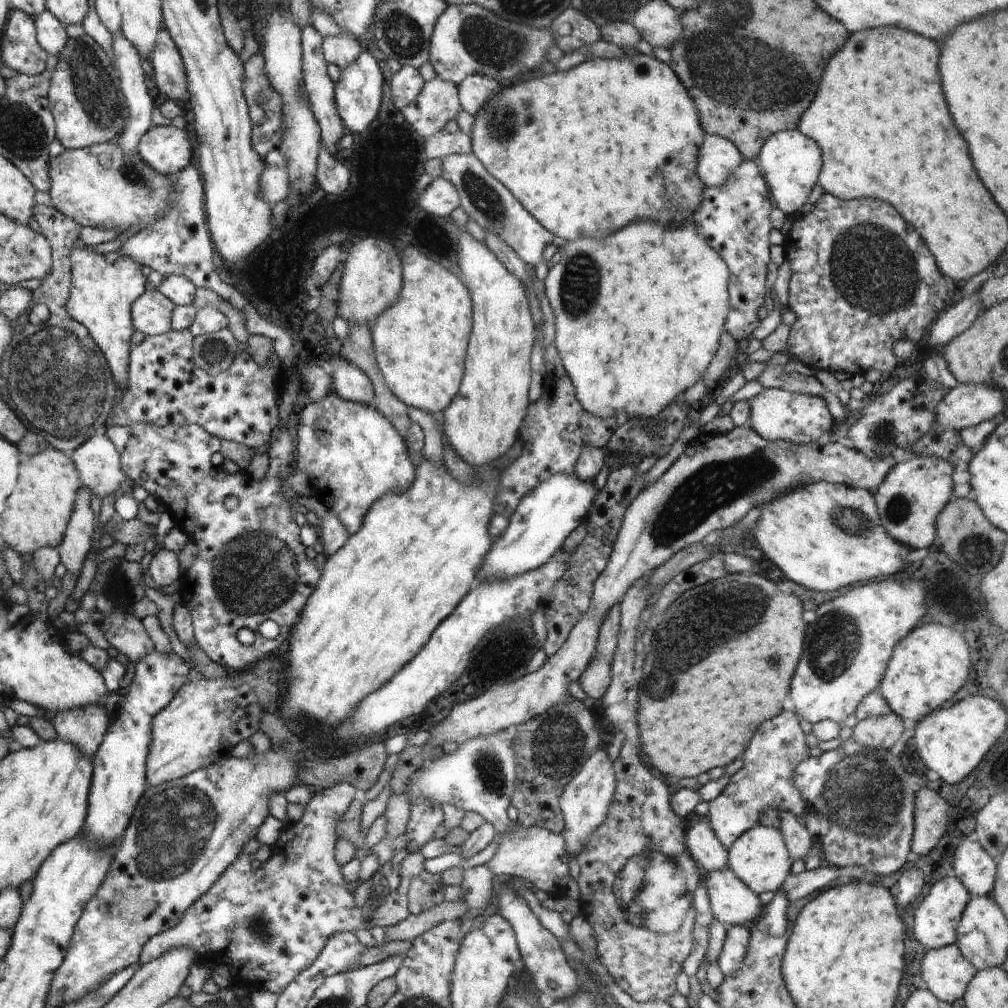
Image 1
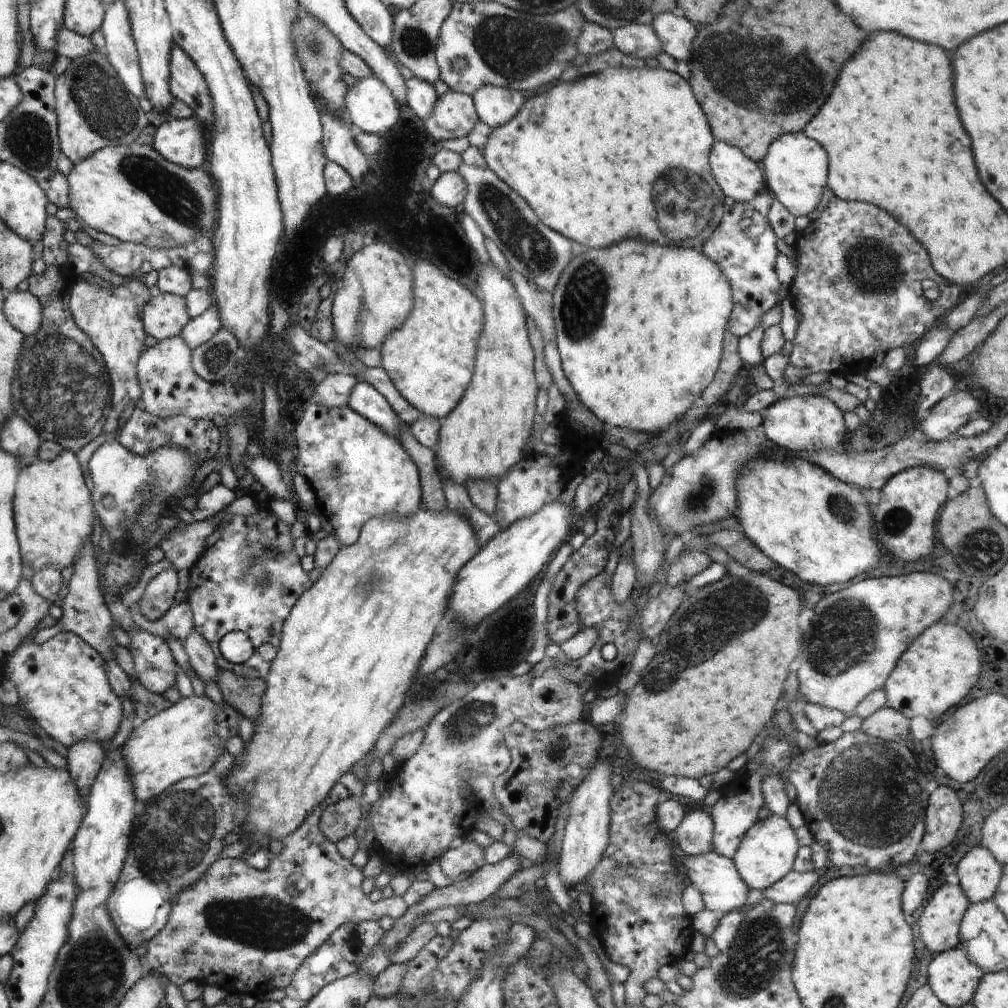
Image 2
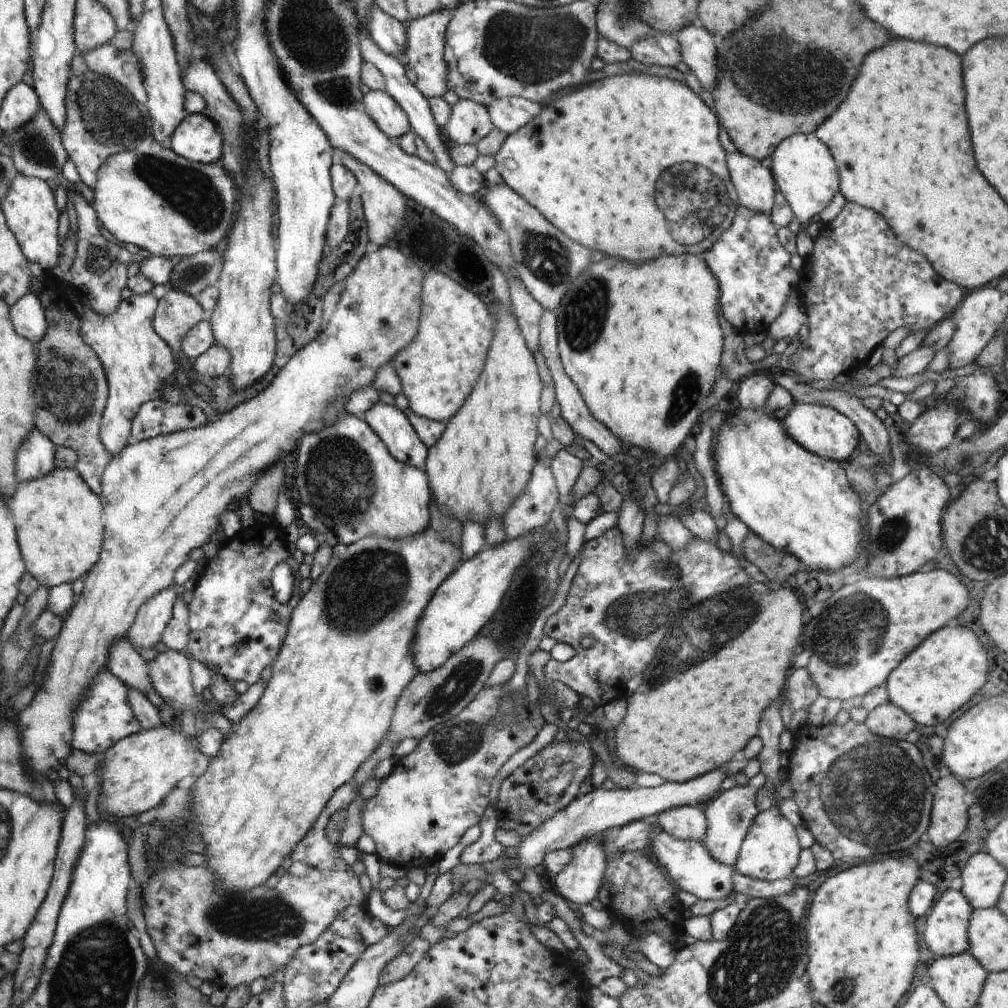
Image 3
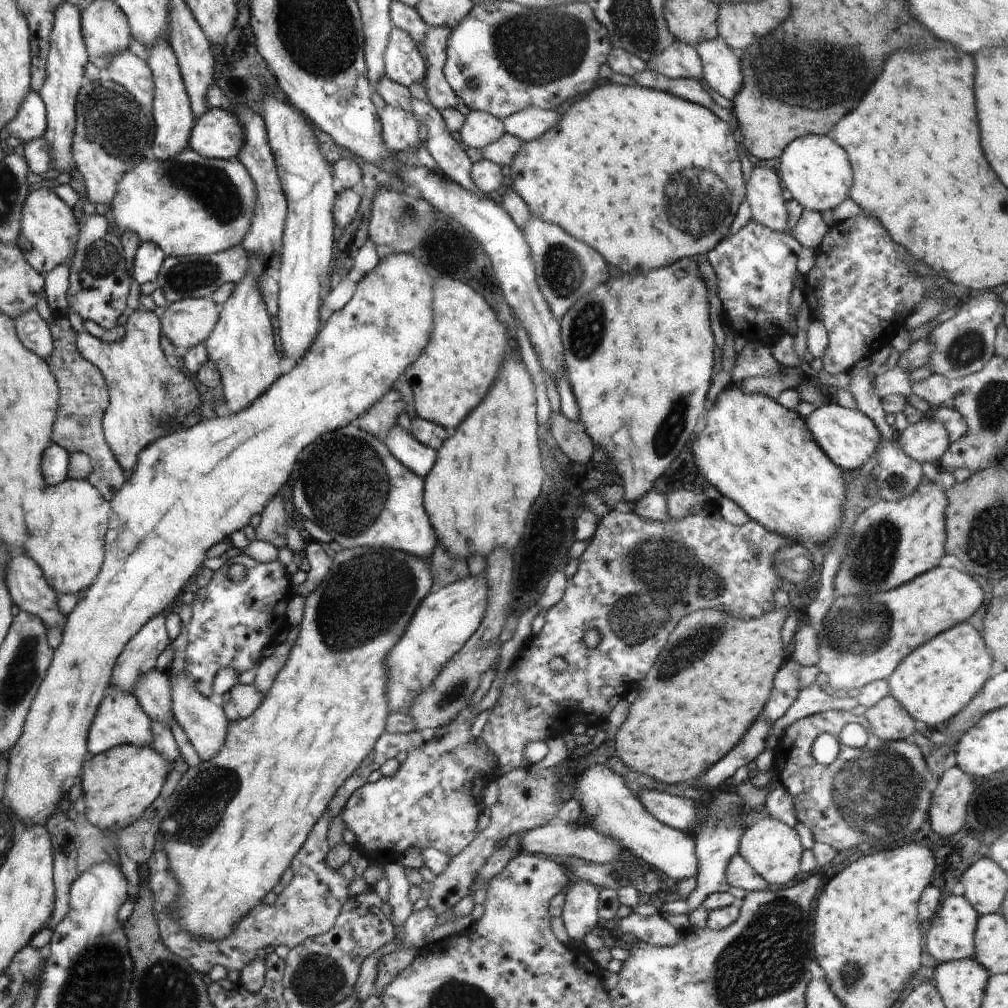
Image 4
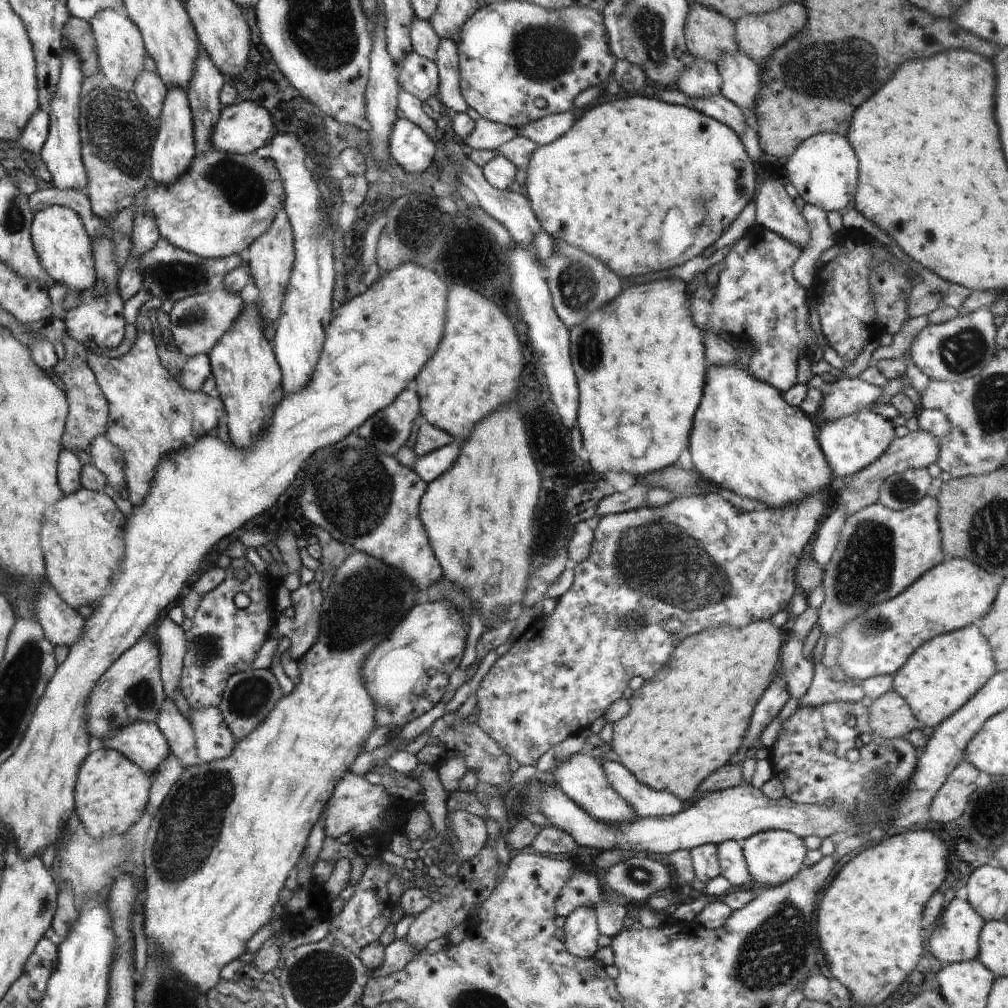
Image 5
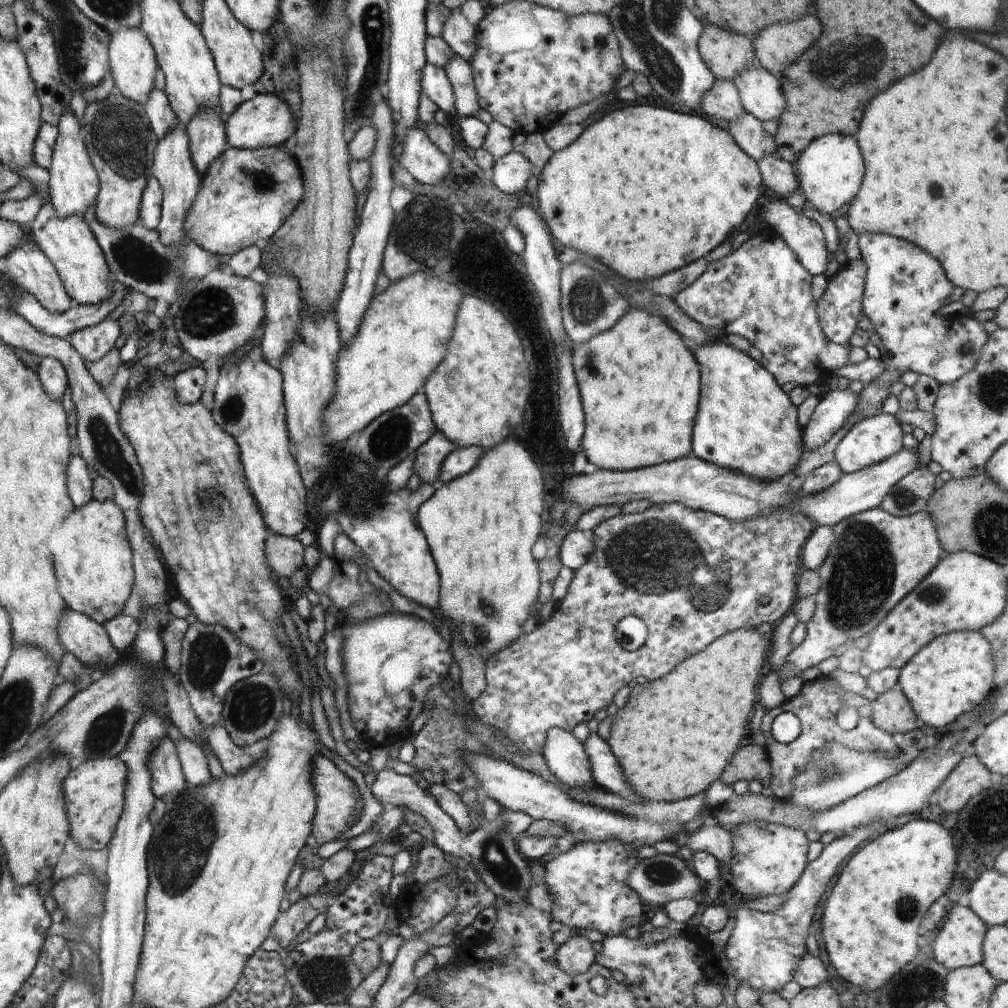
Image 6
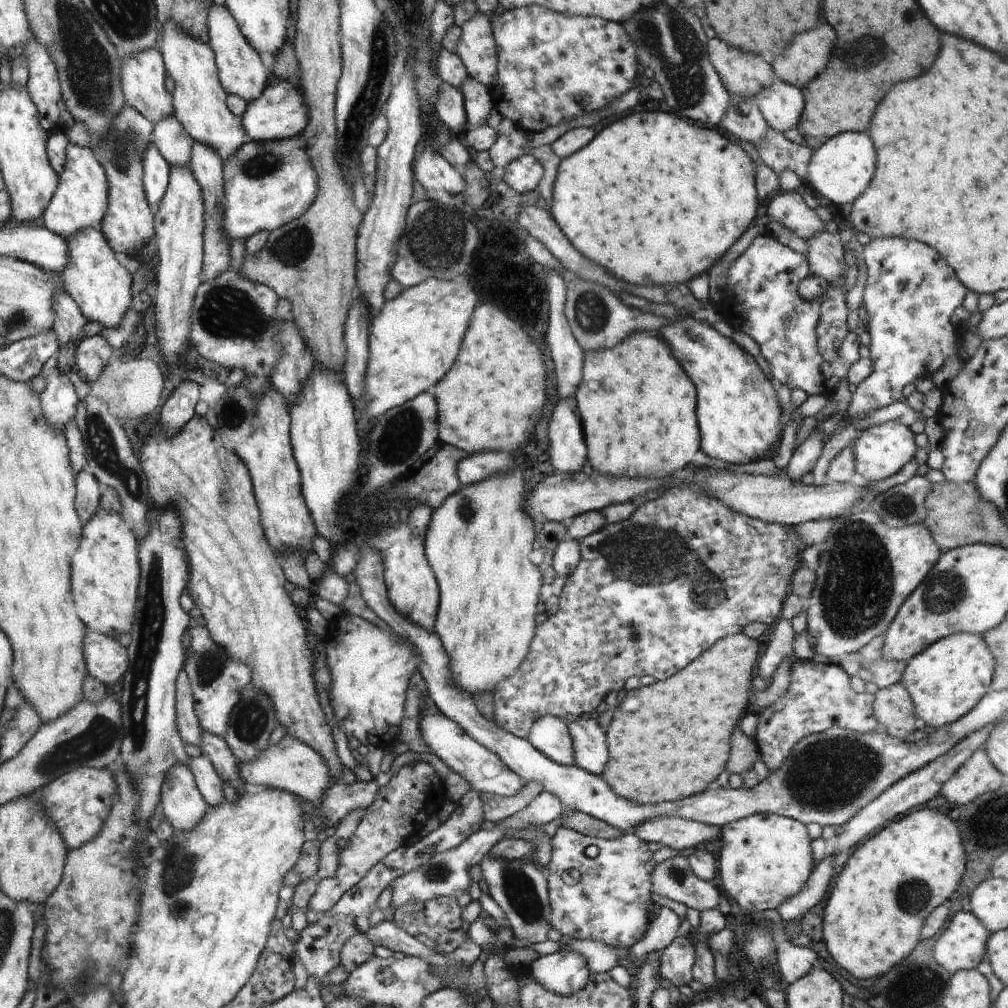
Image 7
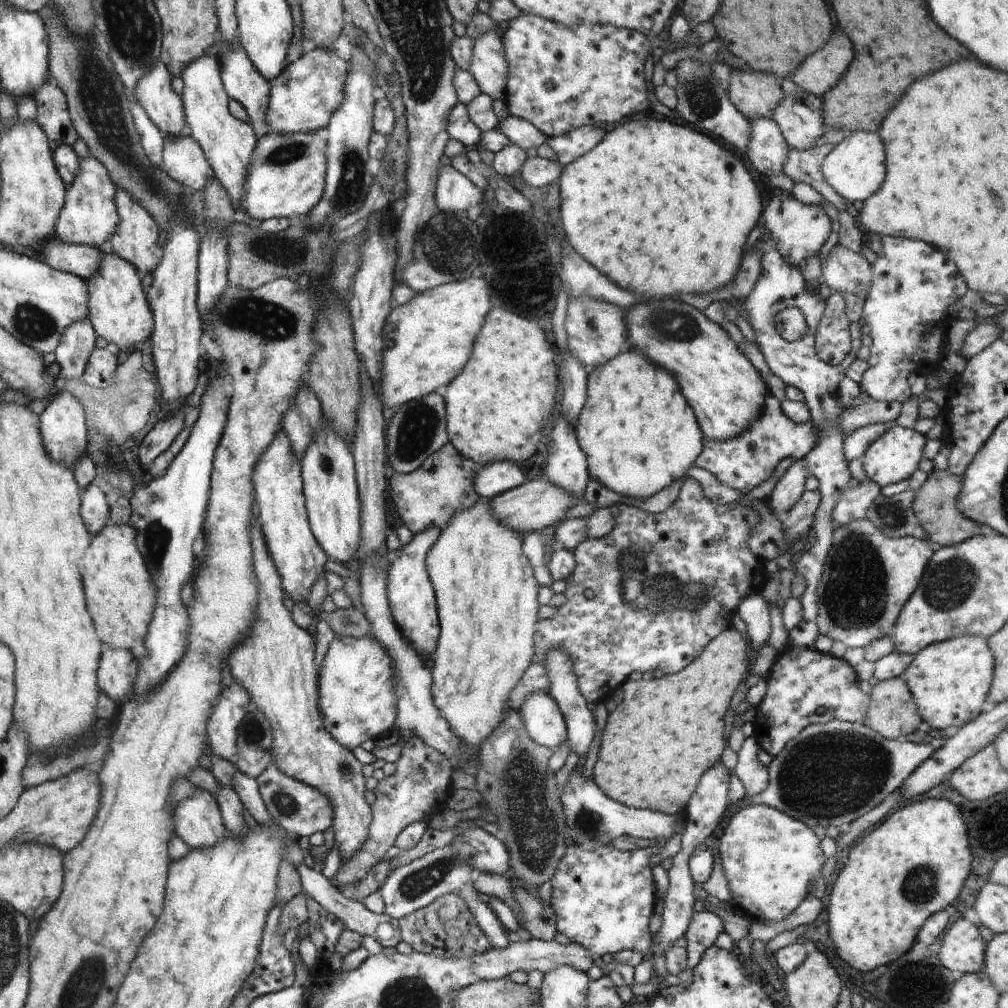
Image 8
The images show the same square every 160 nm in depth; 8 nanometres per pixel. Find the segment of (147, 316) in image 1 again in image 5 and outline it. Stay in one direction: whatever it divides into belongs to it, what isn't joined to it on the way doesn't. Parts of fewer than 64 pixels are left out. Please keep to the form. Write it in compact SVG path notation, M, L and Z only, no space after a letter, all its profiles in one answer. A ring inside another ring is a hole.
M224 286L181 298L174 303L169 314L169 329L172 331L174 342L188 358L208 355L237 324L244 306L245 302L240 298L240 293L232 292Z

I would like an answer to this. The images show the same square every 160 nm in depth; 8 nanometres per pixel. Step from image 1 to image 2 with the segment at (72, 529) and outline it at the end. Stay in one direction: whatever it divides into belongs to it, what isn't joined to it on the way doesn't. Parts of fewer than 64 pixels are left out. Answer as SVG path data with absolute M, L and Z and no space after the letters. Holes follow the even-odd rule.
M88 542L86 546L82 546L78 560L72 564L74 572L68 581L68 593L64 600L62 600L62 611L64 614L55 625L47 623L38 627L34 642L41 644L52 639L59 632L70 632L71 634L78 634L79 638L84 638L84 641L90 643L92 647L95 647L99 654L104 654L104 658L113 660L115 659L114 646L117 645L114 636L112 636L114 620L103 599L103 592L101 591L99 582L97 559L94 554L93 542Z

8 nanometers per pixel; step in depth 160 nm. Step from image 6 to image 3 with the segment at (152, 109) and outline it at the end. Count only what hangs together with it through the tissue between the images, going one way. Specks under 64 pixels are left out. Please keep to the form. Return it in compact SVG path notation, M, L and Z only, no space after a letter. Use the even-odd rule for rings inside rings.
M101 46L99 49L91 50L90 53L86 53L85 55L81 53L81 55L85 58L90 71L115 79L117 83L120 83L126 88L126 90L129 90L131 95L134 96L134 98L136 98L143 106L146 106L147 92L144 86L145 82L141 71L140 61L136 58L134 51L129 51L127 49L124 50L114 46Z

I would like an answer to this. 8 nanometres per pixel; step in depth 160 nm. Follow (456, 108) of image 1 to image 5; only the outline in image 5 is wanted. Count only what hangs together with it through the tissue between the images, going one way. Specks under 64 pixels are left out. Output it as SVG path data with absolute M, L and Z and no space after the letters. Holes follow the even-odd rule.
M483 119L475 120L474 130L469 137L464 139L467 150L486 149L498 151L499 148L519 134L513 126L506 126L494 121Z

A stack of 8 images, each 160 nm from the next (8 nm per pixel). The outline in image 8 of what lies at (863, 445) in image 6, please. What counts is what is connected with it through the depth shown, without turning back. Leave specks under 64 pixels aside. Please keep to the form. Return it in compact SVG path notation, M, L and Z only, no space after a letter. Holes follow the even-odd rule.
M892 426L876 438L861 457L864 472L870 481L876 482L880 487L896 484L902 480L910 479L918 469L918 464L923 458L924 446L927 442L926 436L918 433L915 429Z

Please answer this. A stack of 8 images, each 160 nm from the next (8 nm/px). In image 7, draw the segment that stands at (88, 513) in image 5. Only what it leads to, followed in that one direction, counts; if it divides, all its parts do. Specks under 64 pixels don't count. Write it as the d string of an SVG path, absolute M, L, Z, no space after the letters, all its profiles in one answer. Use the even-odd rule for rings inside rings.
M99 509L86 524L84 546L76 554L76 610L88 622L88 630L100 630L111 638L131 634L139 601L139 542L120 513Z

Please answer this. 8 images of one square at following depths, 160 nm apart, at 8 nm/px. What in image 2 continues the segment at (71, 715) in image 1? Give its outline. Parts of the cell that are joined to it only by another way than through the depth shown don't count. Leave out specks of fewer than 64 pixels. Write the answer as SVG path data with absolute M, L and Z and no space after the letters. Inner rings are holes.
M80 740L68 748L68 755L65 757L68 762L67 770L72 774L72 780L76 782L84 804L87 804L90 788L103 767L105 757L105 750L100 742L92 740Z

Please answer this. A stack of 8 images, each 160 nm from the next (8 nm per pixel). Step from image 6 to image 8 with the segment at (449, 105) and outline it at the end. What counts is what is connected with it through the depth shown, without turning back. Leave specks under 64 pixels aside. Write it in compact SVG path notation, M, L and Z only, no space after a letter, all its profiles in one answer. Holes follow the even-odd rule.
M457 103L447 117L447 131L450 138L460 140L466 148L476 147L481 142L483 131L472 122L465 104Z

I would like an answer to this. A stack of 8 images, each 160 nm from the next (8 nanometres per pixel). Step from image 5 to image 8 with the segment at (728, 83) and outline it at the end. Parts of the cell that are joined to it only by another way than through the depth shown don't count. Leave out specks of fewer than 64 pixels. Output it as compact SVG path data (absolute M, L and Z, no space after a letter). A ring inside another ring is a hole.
M802 90L785 96L774 109L771 118L778 123L783 137L792 149L805 151L814 147L818 138L830 130L825 127L824 113L822 98Z

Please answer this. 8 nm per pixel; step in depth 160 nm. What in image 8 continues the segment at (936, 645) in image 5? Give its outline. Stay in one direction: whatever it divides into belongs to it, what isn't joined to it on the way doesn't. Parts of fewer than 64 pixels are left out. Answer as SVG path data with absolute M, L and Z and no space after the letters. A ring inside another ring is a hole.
M965 635L936 642L920 650L902 675L913 695L921 720L946 732L958 730L976 720L992 685L995 661L984 638Z

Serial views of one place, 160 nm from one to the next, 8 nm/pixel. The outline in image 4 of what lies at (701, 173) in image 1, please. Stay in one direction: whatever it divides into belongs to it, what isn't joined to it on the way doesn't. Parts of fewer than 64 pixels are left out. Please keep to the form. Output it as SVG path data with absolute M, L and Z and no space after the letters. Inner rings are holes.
M755 162L750 179L745 184L745 198L752 209L752 219L778 232L789 232L788 210L782 197L782 182L774 170Z

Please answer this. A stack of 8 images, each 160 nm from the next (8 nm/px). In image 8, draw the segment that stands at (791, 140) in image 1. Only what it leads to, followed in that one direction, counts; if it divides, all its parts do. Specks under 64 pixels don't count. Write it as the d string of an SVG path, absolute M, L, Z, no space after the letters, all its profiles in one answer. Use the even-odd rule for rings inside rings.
M854 131L826 155L821 171L824 180L852 204L855 200L865 201L883 185L887 175L885 160L885 148L878 133Z

